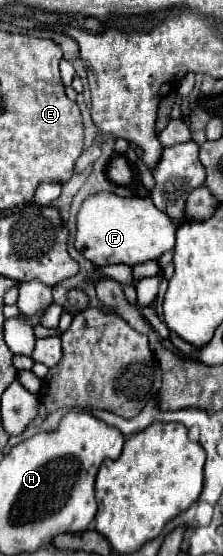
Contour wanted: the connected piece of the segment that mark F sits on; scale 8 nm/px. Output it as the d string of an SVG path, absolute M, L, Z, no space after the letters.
M101 192L89 196L77 214L75 248L95 266L139 264L159 258L175 244L175 224L167 212L155 208L149 196L117 196Z

